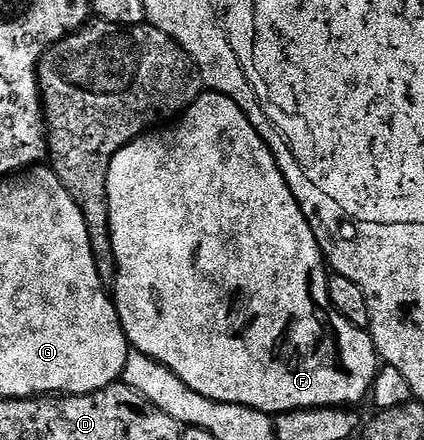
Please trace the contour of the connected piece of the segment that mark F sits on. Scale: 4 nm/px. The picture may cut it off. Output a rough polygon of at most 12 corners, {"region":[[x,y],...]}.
{"region":[[202,92],[106,178],[130,347],[270,416],[373,337],[276,156]]}

